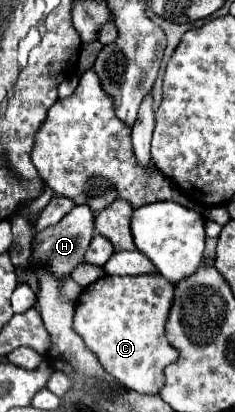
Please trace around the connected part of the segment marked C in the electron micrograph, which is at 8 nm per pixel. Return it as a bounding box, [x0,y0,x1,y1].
[73,273,177,395]

